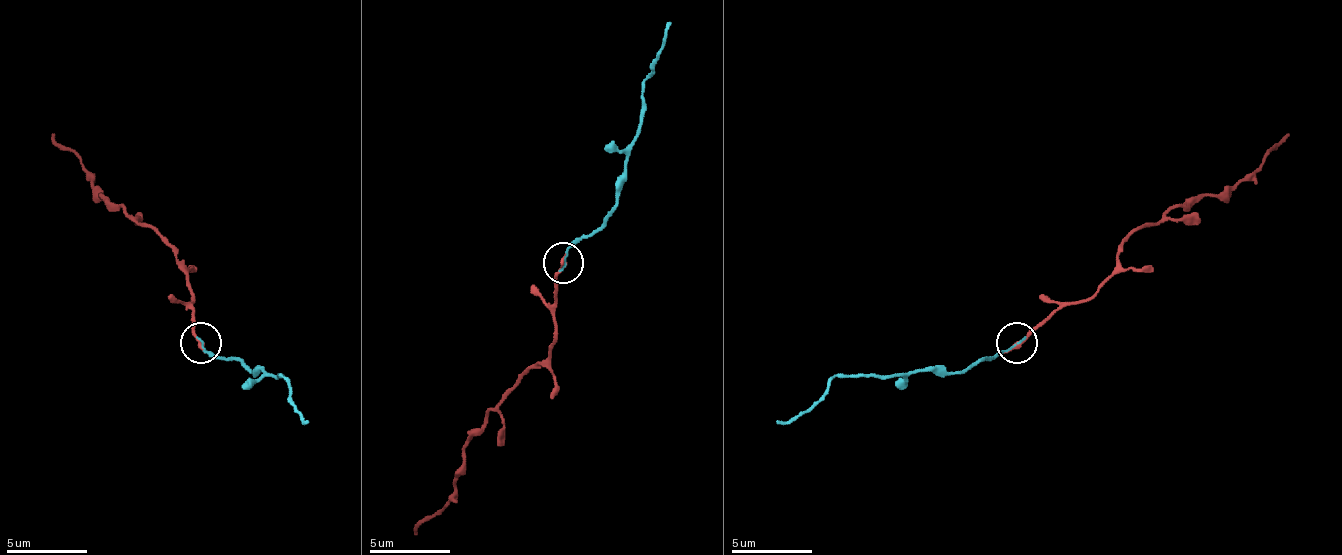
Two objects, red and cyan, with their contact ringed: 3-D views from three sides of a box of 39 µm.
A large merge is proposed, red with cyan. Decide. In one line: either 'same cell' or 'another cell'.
another cell

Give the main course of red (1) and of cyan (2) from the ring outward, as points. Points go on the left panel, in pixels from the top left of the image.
1: (199, 344), (179, 254), (151, 226), (142, 226), (94, 185), (81, 161), (53, 132)
2: (203, 344), (252, 372), (281, 376), (309, 421)

